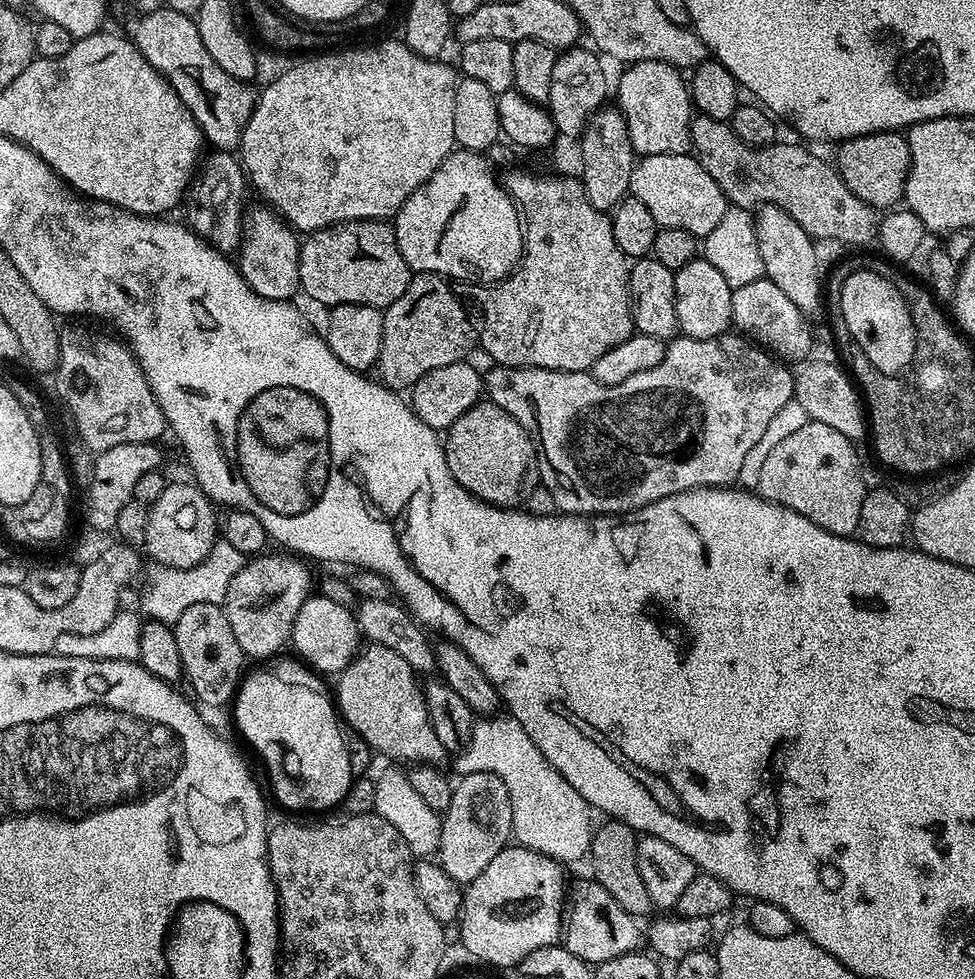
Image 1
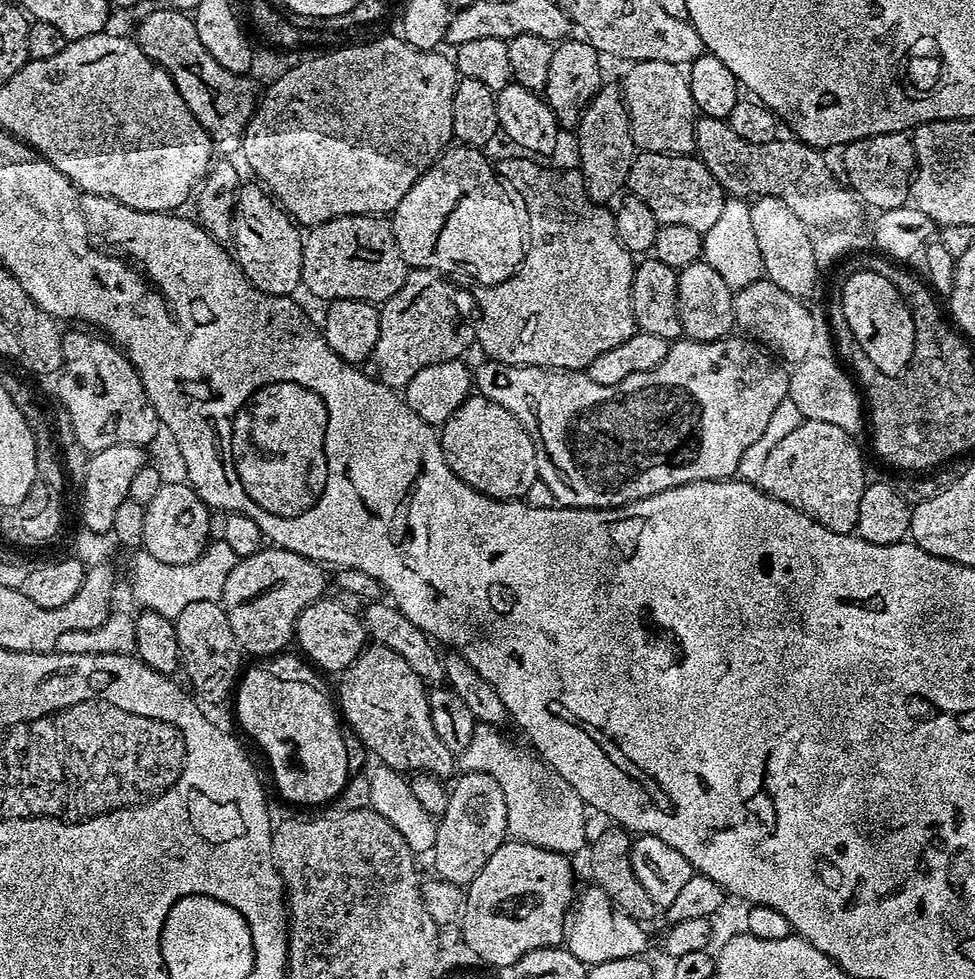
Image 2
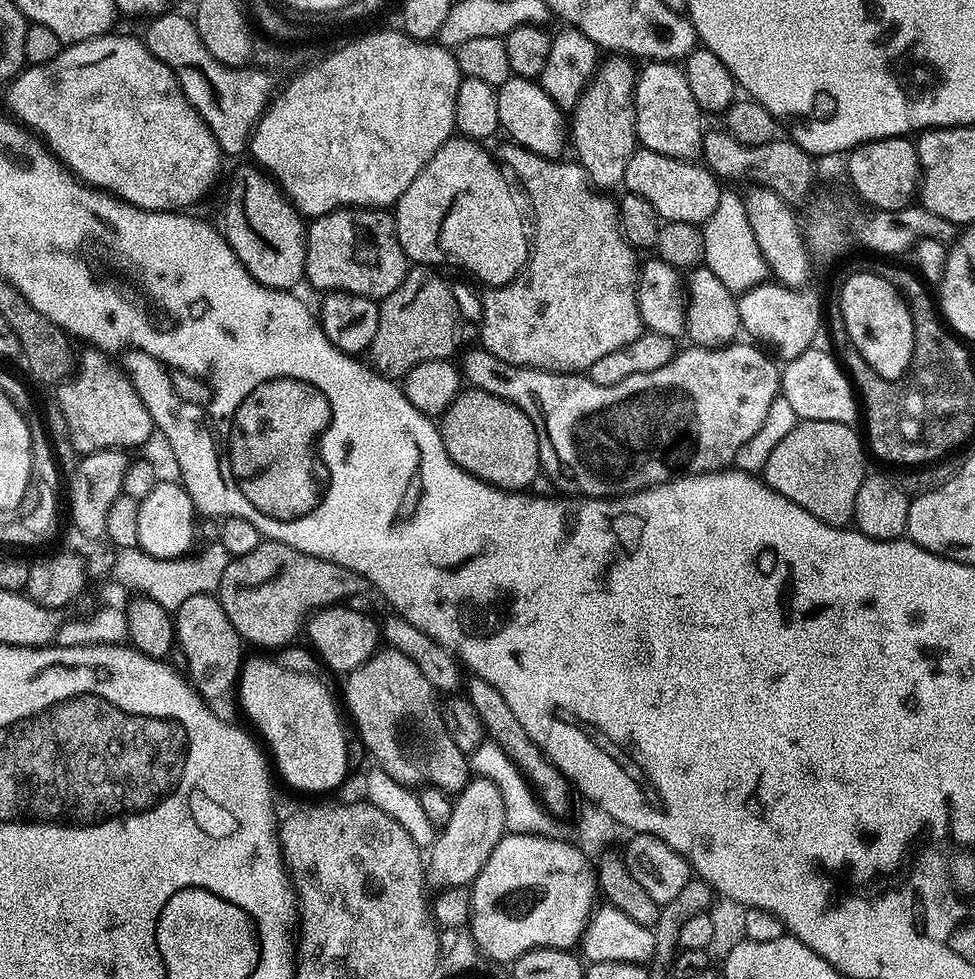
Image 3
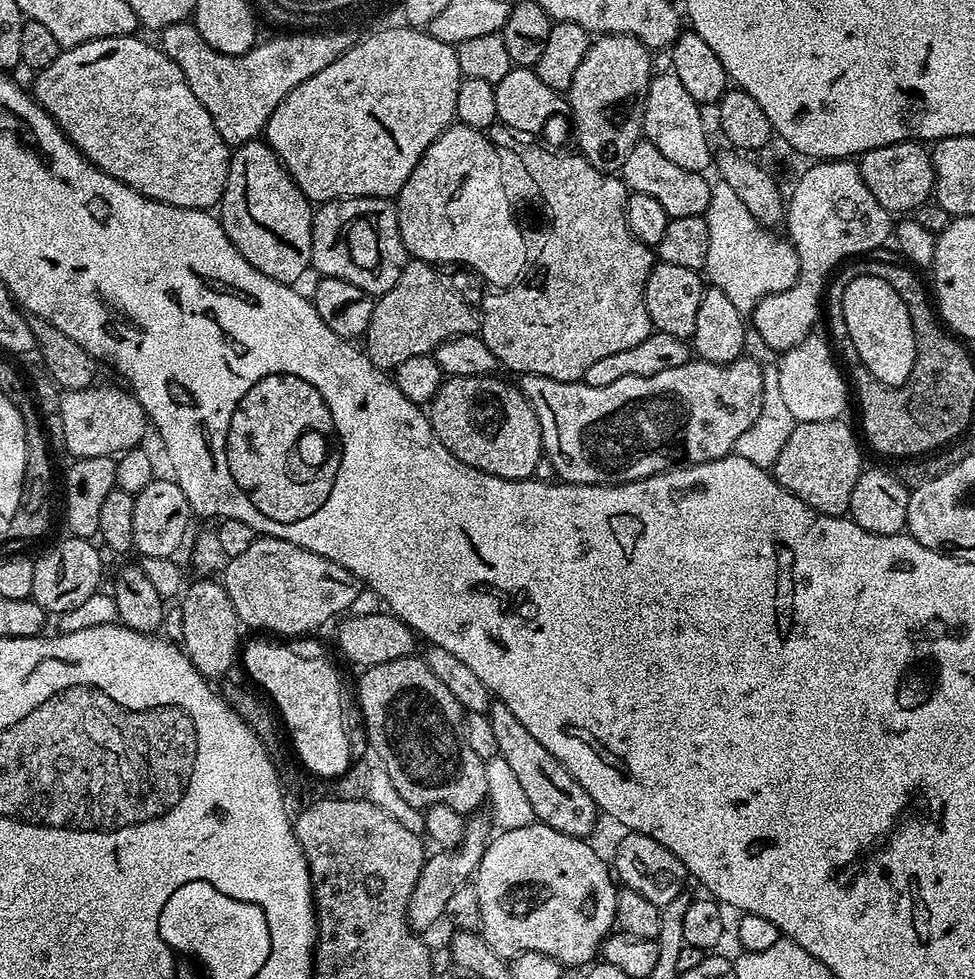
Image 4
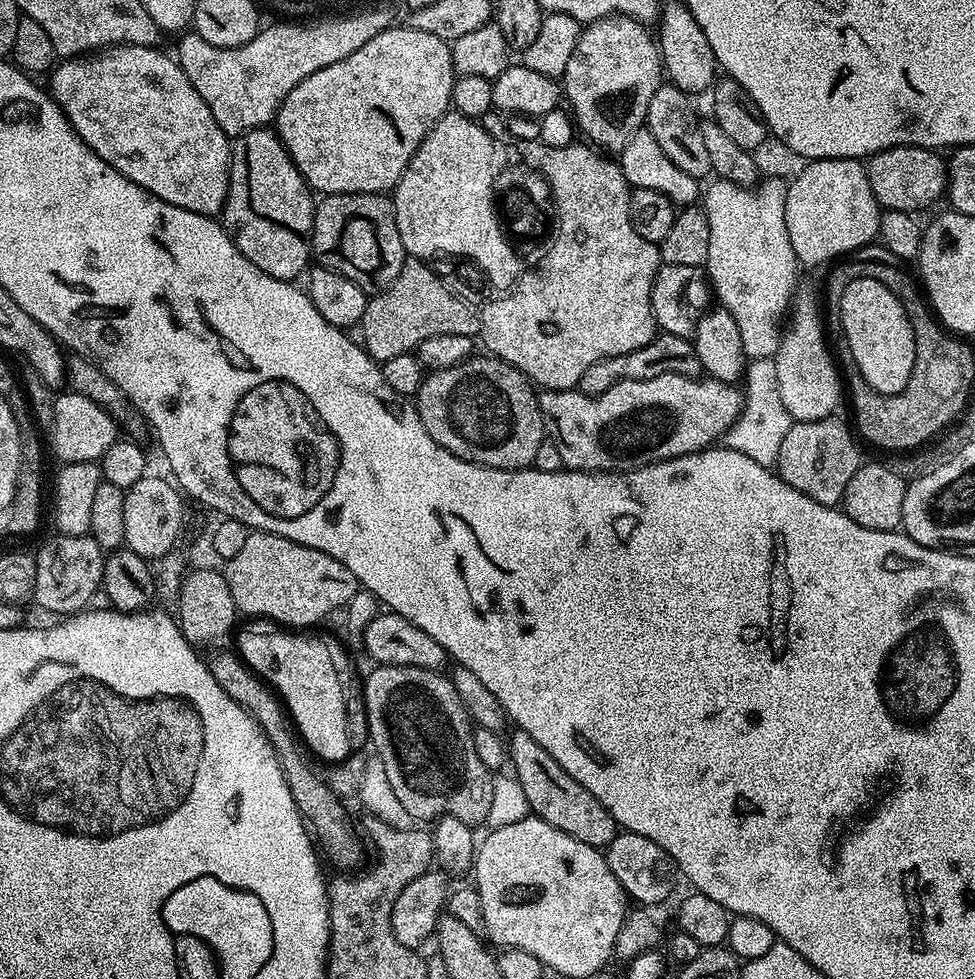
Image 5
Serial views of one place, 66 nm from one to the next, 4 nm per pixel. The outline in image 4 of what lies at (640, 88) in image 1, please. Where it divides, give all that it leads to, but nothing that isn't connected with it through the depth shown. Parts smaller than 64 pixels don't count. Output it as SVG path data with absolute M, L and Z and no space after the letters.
M657 71L648 83L648 93L644 99L643 135L651 144L658 146L670 162L682 166L682 170L707 173L714 164L714 148L708 145L708 132L704 129L704 116L700 112L703 112L701 104L690 98L675 72Z

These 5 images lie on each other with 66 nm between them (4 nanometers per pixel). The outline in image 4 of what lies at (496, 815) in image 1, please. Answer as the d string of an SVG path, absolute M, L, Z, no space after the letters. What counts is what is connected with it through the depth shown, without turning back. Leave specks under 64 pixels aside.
M471 817L465 823L463 840L455 849L443 849L425 859L422 872L414 884L414 891L407 904L408 925L412 931L425 934L424 932L434 927L441 917L445 917L446 904L450 902L451 895L475 875L490 838L489 821L485 817L478 817Z

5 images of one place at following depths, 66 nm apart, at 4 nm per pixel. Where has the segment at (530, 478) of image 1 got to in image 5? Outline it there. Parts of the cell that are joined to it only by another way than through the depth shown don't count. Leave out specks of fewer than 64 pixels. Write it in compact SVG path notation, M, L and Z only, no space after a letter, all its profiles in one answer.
M473 354L458 366L450 366L446 370L429 371L414 397L416 413L438 446L466 462L506 470L533 467L538 446L546 440L546 425L540 412L537 389L527 376L510 367L506 361L497 360L491 354L483 355Z

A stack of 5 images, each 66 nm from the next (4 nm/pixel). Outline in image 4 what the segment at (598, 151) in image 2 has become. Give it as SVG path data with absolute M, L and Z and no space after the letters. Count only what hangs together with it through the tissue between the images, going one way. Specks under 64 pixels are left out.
M617 32L600 34L589 43L586 58L582 58L578 70L574 70L574 82L570 82L566 93L566 108L572 111L572 128L576 131L576 144L579 155L585 156L594 166L603 172L619 173L626 162L630 150L642 138L644 126L644 99L648 93L648 83L652 81L653 53L636 36L627 36Z

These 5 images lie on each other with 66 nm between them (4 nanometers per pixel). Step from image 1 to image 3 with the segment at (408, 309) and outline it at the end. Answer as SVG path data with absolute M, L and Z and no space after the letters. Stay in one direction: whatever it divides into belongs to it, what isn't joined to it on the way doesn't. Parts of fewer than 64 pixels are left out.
M432 266L409 267L406 278L402 278L402 286L398 286L398 290L379 301L378 330L374 333L374 342L370 349L370 364L380 375L403 378L410 369L418 366L418 362L447 360L455 357L465 347L464 339L467 338L468 332L464 329L464 316L460 313L460 304L456 301L451 286L436 272L439 271Z

